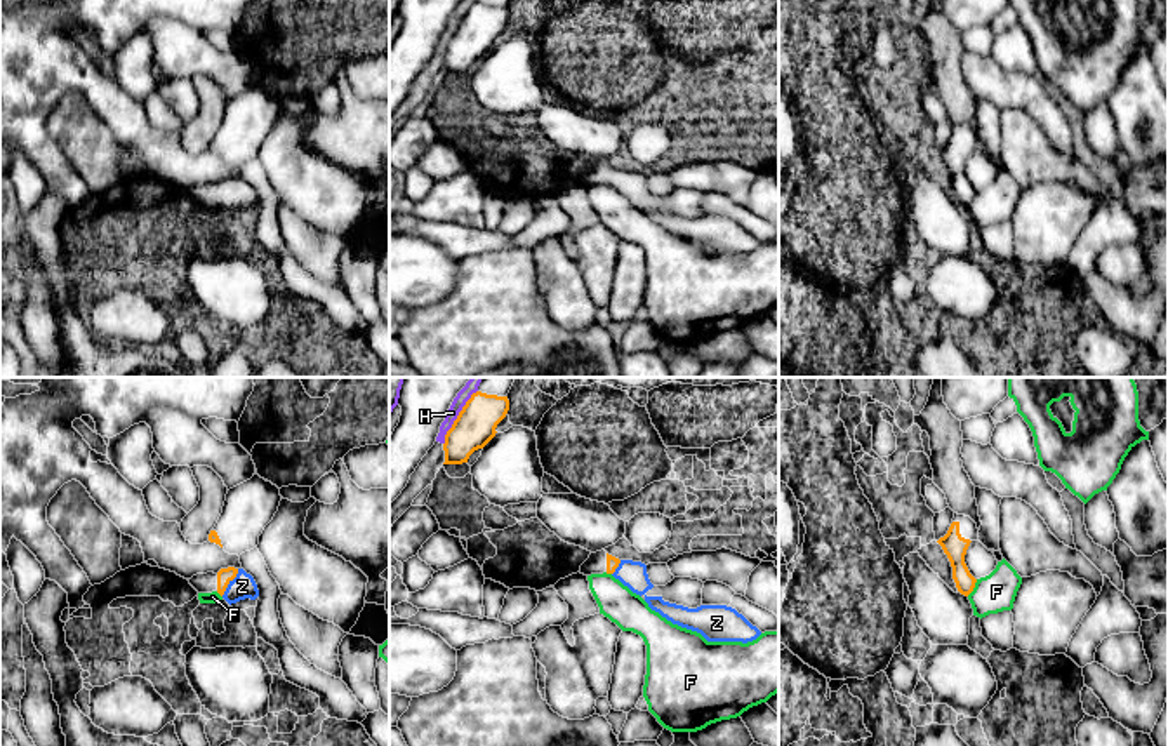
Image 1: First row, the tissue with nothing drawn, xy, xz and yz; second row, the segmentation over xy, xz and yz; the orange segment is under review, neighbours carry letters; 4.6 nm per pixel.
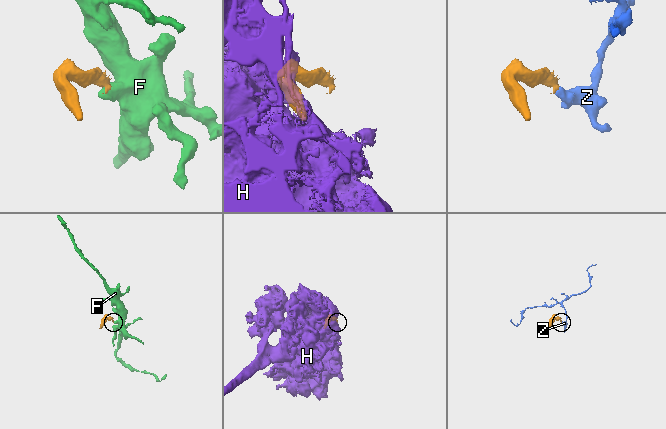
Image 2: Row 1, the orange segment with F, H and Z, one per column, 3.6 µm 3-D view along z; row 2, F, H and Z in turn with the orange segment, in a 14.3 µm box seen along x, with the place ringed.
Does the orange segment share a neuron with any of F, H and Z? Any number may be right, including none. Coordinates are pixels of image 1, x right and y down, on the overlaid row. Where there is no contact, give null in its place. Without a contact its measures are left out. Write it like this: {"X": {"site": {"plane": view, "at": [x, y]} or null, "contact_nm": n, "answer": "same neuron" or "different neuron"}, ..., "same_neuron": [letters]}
{"F": {"site": {"plane": "yz", "at": [974, 586]}, "contact_nm": 90, "answer": "different neuron"}, "H": {"site": {"plane": "xz", "at": [457, 418]}, "contact_nm": 300, "answer": "different neuron"}, "Z": {"site": {"plane": "xy", "at": [228, 583]}, "contact_nm": 150, "answer": "different neuron"}, "same_neuron": []}

